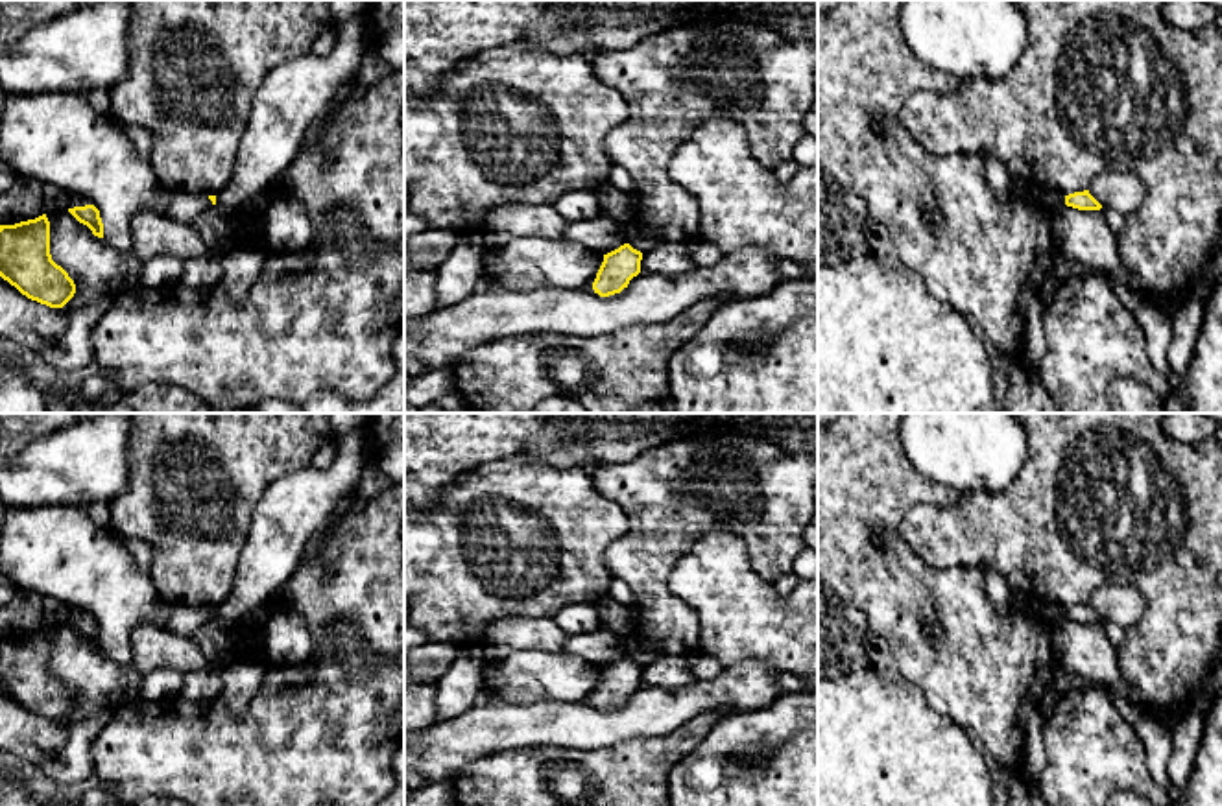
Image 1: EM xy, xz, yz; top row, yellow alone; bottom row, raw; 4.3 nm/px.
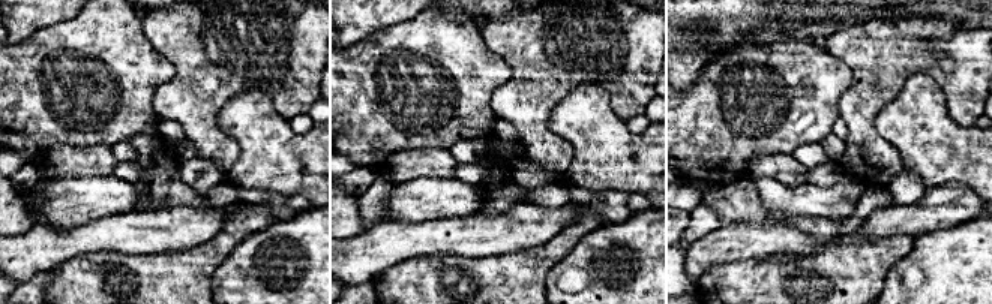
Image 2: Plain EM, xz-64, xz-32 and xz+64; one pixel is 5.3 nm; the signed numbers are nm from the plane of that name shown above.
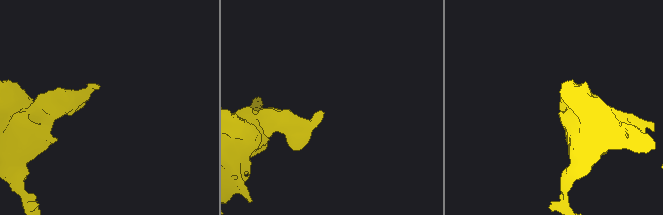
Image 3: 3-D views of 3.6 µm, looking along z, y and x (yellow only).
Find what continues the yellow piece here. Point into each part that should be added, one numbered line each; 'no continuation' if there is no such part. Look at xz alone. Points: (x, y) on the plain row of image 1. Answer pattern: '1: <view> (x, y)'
no continuation

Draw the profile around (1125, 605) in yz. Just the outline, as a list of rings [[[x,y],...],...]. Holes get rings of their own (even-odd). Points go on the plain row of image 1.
[[[1108,583],[1091,596],[1089,607],[1102,622],[1115,622],[1122,629],[1130,629],[1141,623],[1144,596],[1133,587]]]

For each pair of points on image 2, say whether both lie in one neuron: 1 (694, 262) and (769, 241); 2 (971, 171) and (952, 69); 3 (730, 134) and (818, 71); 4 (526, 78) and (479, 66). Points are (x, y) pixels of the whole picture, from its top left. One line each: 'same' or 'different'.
1: same
2: different
3: same
4: different

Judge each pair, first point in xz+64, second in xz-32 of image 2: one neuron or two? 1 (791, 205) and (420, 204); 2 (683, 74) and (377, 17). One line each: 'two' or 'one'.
1: one
2: one

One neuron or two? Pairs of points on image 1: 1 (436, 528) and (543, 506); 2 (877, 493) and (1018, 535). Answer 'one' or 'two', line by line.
1: one
2: two

